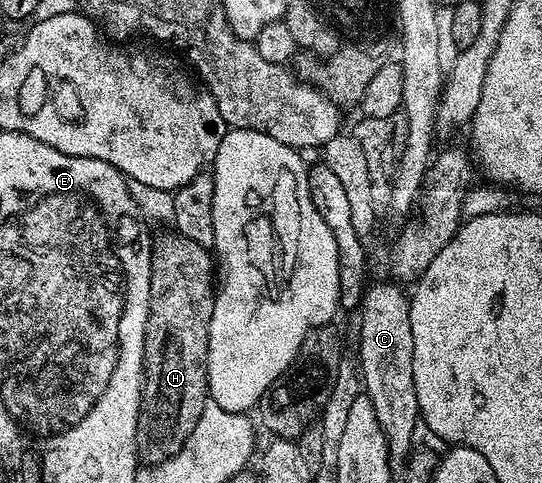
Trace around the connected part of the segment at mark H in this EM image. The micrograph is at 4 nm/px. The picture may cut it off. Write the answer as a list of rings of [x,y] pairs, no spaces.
[[[167,230],[164,236],[154,237],[151,248],[151,281],[149,282],[149,318],[147,319],[147,333],[145,334],[145,346],[143,347],[143,403],[139,409],[139,421],[137,422],[137,442],[139,443],[139,455],[144,465],[159,464],[171,456],[175,456],[181,450],[183,443],[193,433],[201,418],[202,411],[209,403],[207,394],[207,351],[209,350],[209,322],[213,318],[213,306],[217,291],[216,281],[213,279],[213,256],[208,249],[203,248],[193,238],[185,238],[181,233]]]

